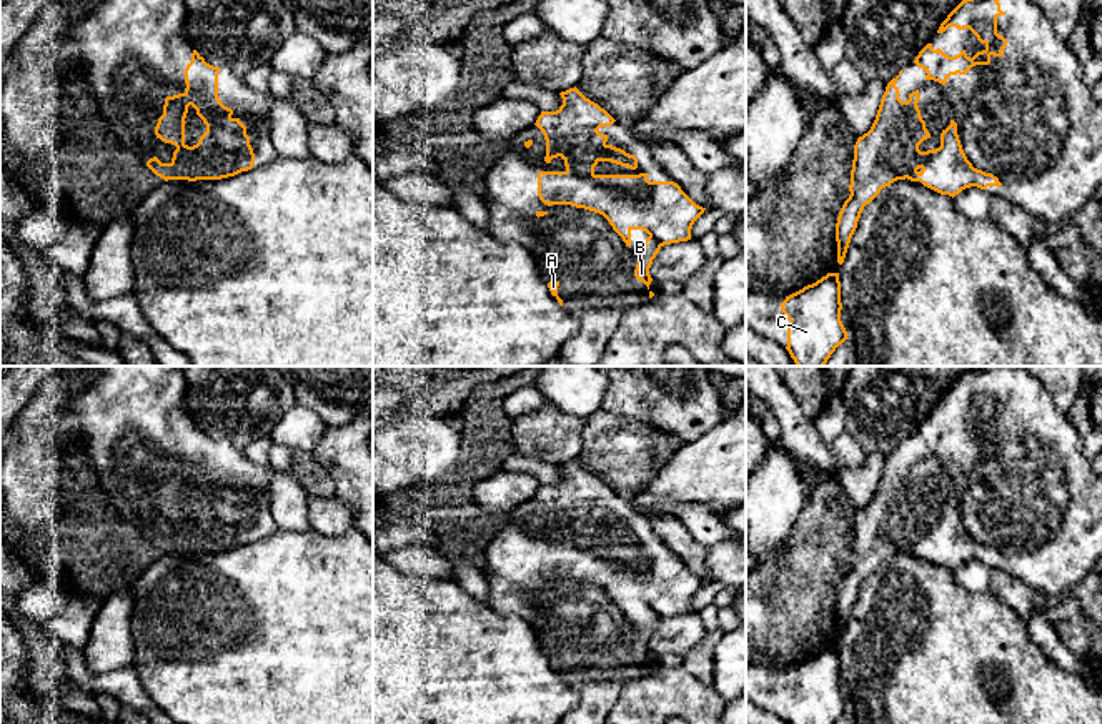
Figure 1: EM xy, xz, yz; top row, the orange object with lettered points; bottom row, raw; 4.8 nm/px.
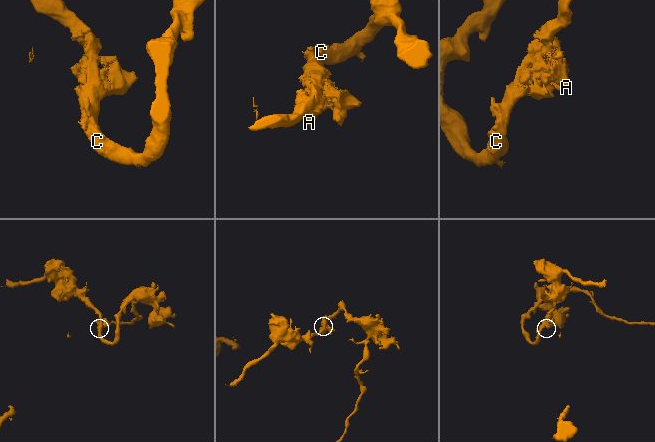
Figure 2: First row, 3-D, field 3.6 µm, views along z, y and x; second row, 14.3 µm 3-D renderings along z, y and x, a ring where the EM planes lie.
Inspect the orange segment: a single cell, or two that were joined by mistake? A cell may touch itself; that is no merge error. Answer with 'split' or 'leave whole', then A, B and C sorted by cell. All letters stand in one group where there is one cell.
split; A C / B

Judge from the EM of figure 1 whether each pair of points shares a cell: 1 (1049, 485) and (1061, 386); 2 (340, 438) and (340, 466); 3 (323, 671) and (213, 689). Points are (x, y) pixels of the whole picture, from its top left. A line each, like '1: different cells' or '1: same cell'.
1: different cells
2: same cell
3: same cell

